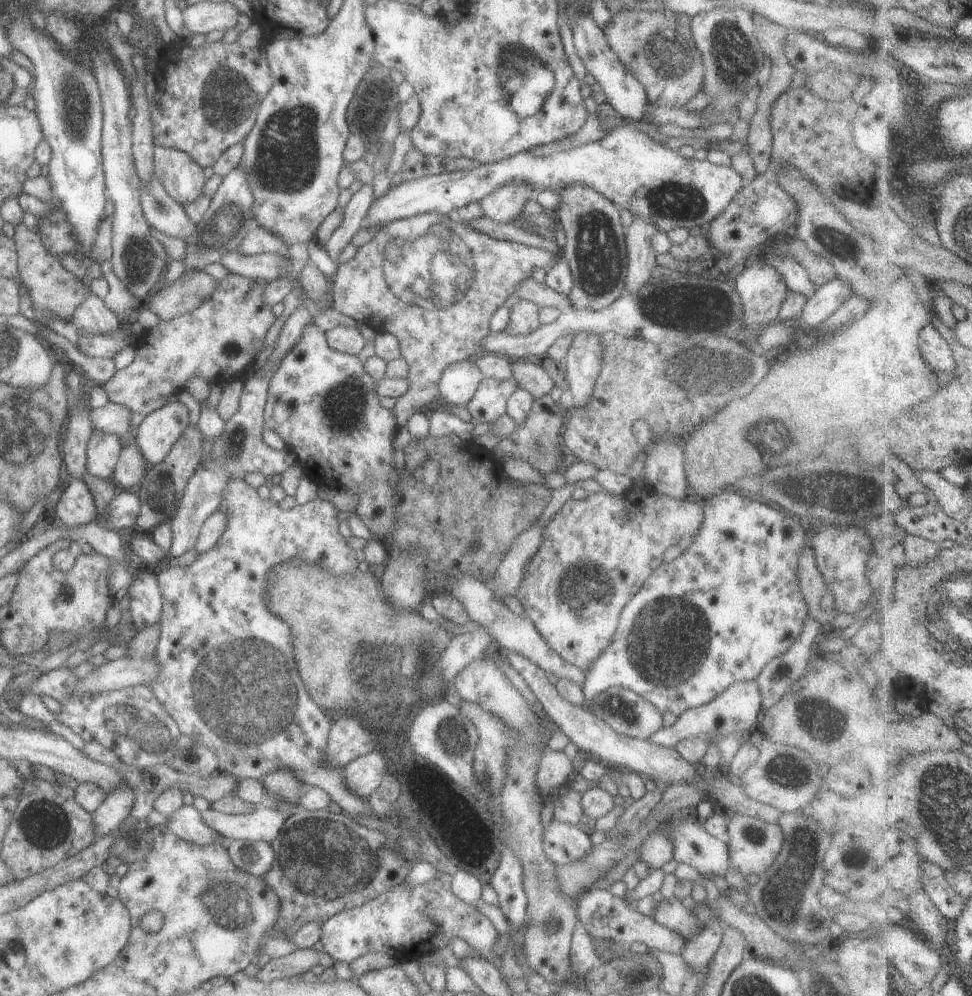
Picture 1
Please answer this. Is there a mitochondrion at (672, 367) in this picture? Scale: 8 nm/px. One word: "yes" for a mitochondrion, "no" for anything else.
yes

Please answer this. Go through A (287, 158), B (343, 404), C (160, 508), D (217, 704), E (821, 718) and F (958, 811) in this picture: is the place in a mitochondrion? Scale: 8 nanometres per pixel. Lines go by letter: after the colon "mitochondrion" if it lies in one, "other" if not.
A: mitochondrion
B: mitochondrion
C: other
D: mitochondrion
E: mitochondrion
F: mitochondrion

